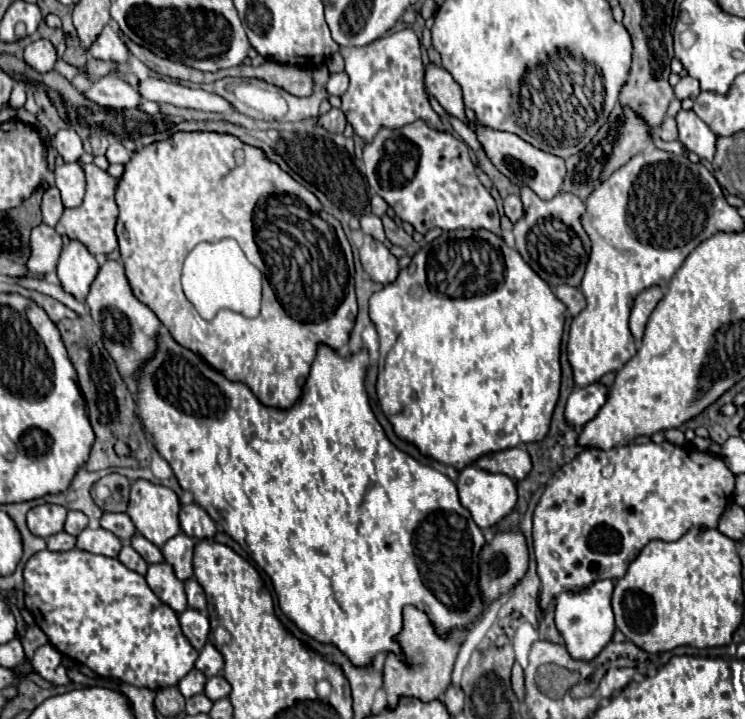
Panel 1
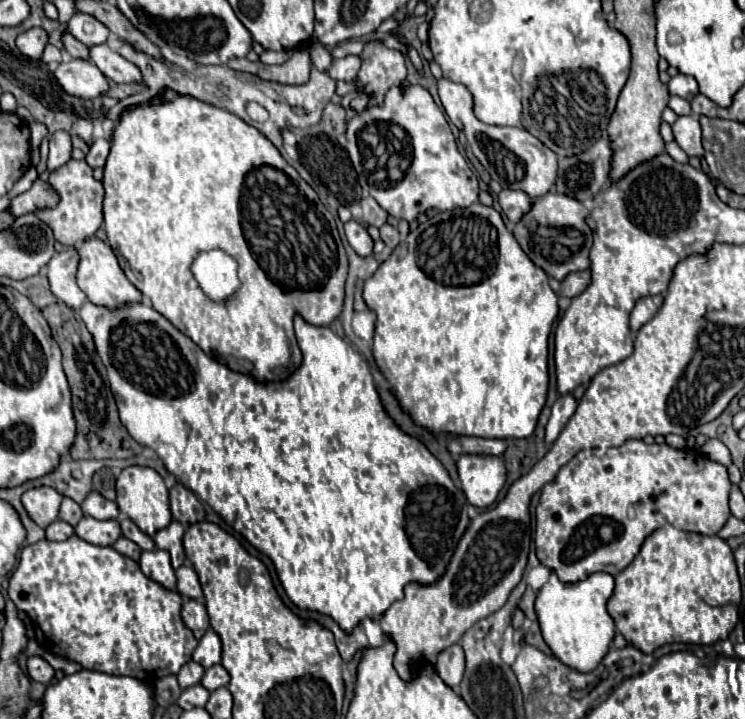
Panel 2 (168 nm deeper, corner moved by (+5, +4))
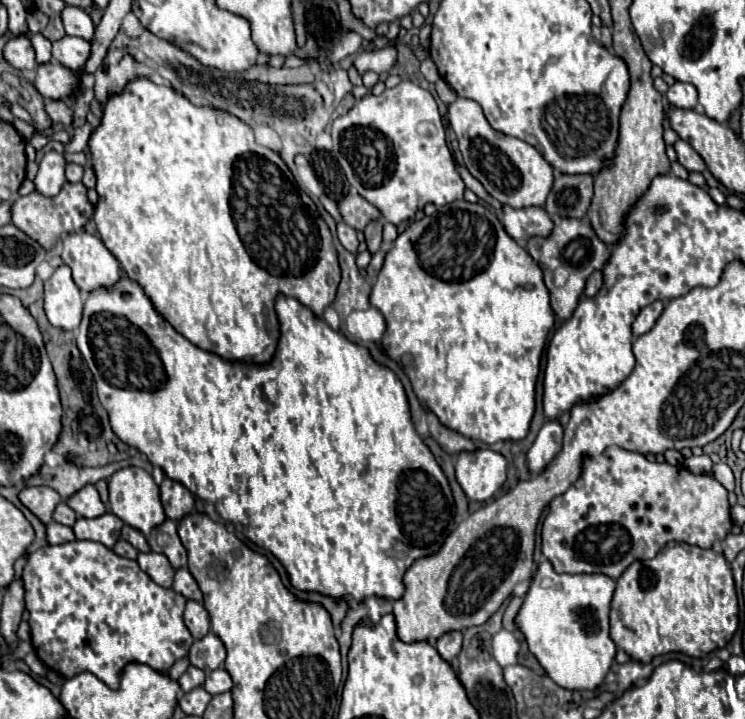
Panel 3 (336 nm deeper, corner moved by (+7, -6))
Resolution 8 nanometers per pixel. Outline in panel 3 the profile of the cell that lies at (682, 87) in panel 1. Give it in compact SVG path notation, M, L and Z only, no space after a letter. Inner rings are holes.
M675 81L675 85L671 85L669 91L667 91L667 99L675 107L695 109L695 105L697 105L697 89L693 85L689 85L689 83Z

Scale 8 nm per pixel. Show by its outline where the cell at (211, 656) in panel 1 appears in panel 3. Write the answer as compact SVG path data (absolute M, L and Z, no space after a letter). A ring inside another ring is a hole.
M209 631L205 637L197 639L191 645L189 659L191 659L191 665L203 669L205 673L211 673L211 671L215 671L215 669L219 669L223 665L225 645L213 631Z

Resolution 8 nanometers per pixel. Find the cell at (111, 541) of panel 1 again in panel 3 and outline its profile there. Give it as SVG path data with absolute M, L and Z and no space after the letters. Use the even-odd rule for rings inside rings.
M107 511L105 515L95 517L95 519L79 517L77 523L73 525L73 531L77 539L97 541L97 543L103 543L105 547L113 547L113 543L121 535L121 527L123 527L123 521L117 515Z

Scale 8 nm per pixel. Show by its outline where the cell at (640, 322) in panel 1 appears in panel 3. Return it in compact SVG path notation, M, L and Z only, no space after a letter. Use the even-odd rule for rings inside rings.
M653 301L651 305L643 307L639 311L639 315L635 317L635 321L633 321L633 335L639 337L639 335L647 333L655 325L655 321L659 319L661 311L663 311L663 303L661 301Z

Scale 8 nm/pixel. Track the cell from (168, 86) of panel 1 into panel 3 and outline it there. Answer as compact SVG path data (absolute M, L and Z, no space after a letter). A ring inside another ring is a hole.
M65 35L53 43L53 59L71 71L79 71L89 57L89 49L91 45L85 39Z

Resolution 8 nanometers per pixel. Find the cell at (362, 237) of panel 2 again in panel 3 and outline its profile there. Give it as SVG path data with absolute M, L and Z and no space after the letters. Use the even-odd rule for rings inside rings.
M337 223L337 237L339 237L341 245L343 245L347 251L357 253L357 245L359 245L359 241L357 241L355 231L353 231L349 225L345 225L345 223Z

